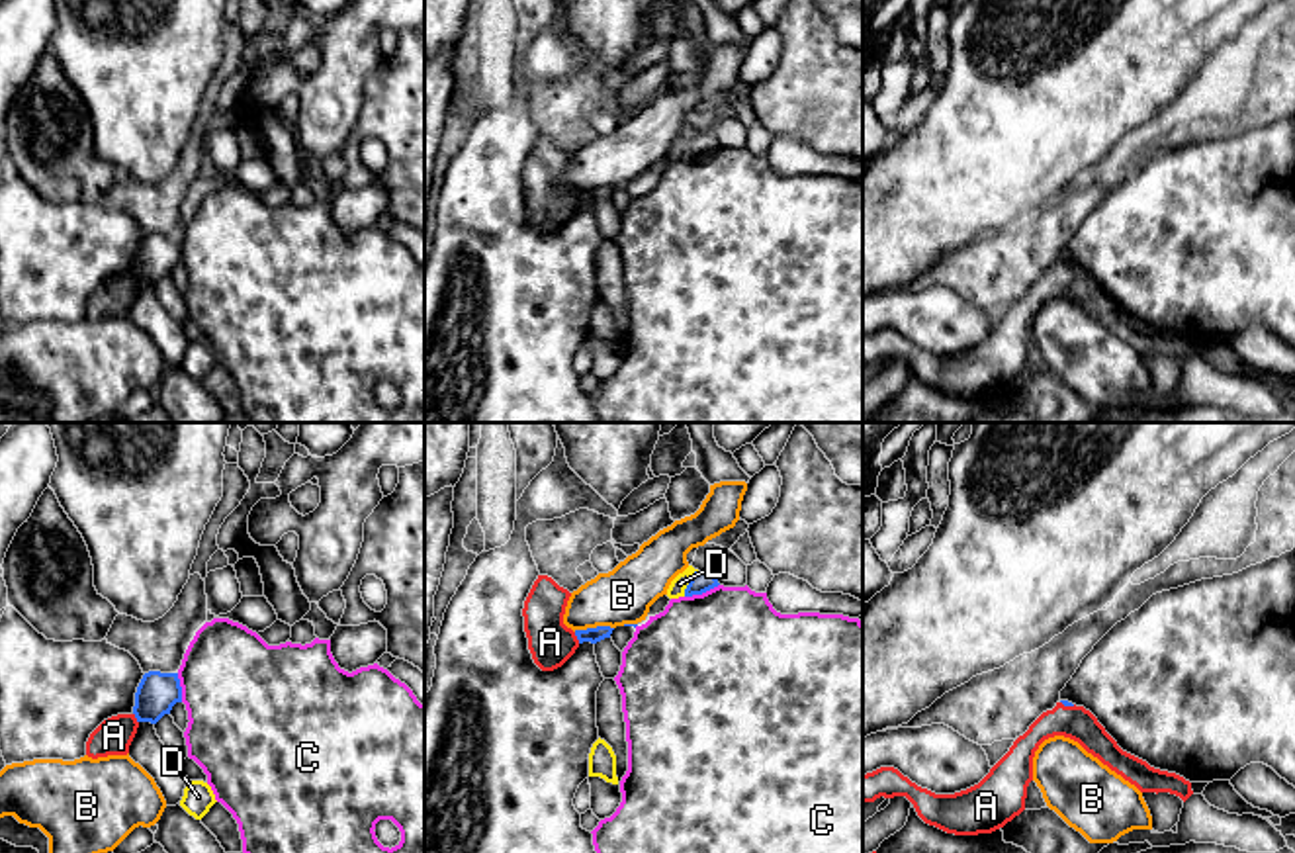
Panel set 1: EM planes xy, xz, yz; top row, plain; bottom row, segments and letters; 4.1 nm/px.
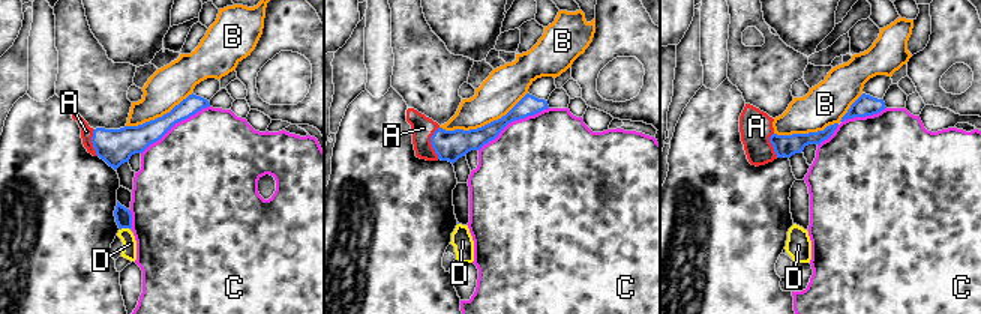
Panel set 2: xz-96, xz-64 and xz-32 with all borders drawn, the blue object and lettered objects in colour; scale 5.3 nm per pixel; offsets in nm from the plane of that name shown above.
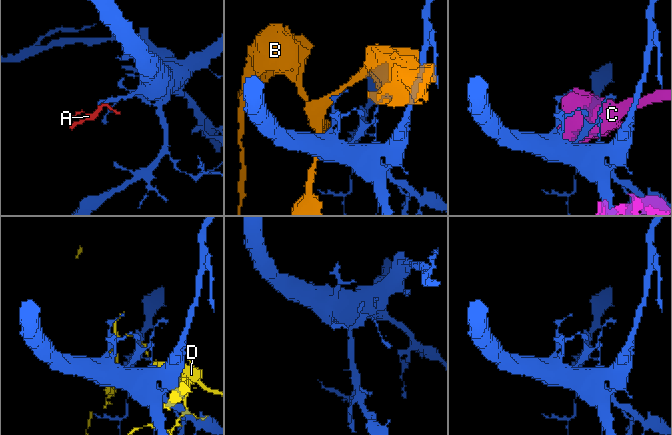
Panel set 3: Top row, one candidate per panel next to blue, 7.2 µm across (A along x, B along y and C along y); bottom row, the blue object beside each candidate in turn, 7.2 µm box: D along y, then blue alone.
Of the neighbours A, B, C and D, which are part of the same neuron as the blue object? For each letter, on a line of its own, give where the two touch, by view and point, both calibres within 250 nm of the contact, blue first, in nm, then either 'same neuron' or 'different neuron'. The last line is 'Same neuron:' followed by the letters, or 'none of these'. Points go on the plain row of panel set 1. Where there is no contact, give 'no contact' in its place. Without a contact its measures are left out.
A: xz (578, 200) | 60/190 nm | same neuron
B: xz (593, 190) | 60/220 nm | different neuron
C: xz (701, 155) | 90/500 nm | different neuron
D: xz (689, 145) | 90/70 nm | different neuron
Same neuron: A

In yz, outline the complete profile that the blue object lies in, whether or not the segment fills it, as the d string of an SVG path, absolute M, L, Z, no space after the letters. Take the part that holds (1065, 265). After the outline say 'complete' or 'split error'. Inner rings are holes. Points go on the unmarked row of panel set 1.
M1060 262L1013 303L1009 313L978 346L955 356L935 356L912 344L894 329L880 329L863 337L863 366L880 358L906 358L925 385L947 395L992 395L1025 372L1035 313L1045 301L1054 297L1078 303L1140 354L1170 354L1183 364L1193 356L1191 344L1183 338L1154 331L1123 313L1090 272Z; split error

